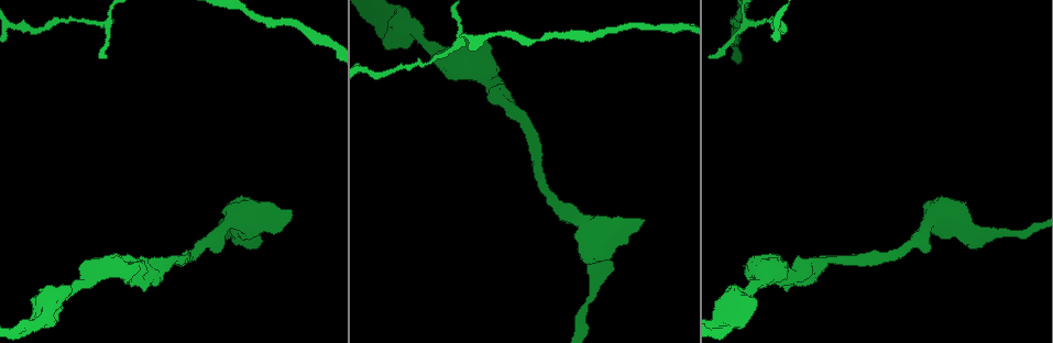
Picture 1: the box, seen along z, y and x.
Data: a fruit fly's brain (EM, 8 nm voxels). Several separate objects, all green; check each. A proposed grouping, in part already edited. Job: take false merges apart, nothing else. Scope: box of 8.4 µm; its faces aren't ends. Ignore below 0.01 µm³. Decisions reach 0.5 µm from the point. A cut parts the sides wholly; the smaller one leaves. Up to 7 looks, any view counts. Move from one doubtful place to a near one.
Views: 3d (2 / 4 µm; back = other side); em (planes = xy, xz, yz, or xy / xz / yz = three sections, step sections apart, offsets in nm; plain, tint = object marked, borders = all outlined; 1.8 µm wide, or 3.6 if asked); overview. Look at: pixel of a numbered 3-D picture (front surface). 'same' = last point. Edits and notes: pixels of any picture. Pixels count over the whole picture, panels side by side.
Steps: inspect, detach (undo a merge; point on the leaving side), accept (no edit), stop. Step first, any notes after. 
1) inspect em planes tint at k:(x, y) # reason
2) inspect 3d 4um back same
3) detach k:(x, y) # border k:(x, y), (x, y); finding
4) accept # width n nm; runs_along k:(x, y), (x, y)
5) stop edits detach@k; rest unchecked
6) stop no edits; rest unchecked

inspect em xz step 4 tint at 1:(460, 38) # a fork

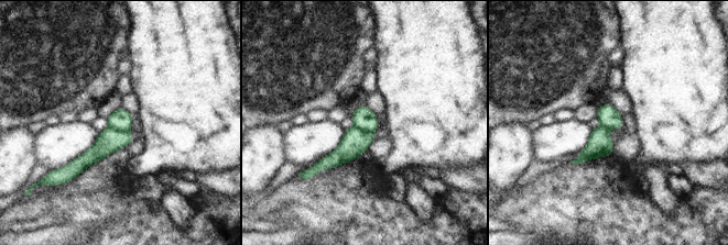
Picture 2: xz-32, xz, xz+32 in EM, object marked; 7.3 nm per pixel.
inspect em planes tint same

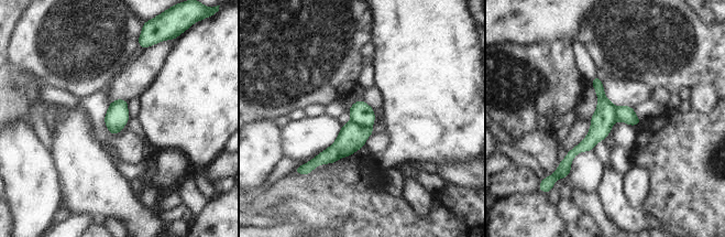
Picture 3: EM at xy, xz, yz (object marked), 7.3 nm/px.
detach 3:(352, 137) # width 170 nm; border 3:(351, 119), (361, 126), (370, 127); two neurons meet here

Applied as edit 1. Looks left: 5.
inspect overview

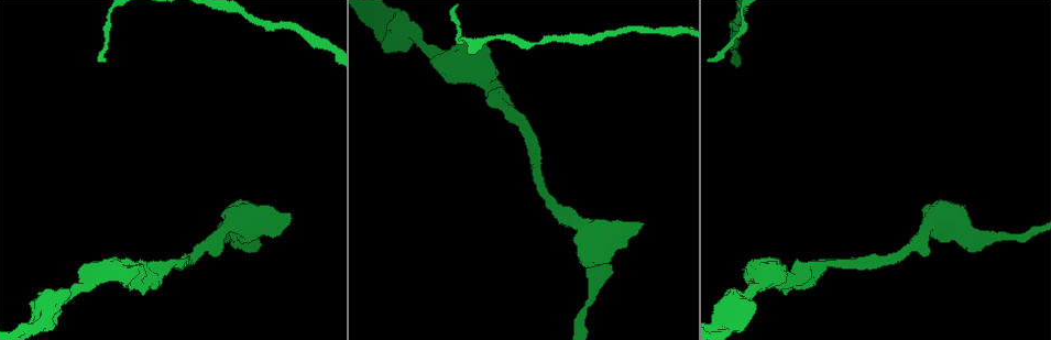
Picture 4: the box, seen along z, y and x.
inspect em planes tint at 4:(112, 267) # branch point

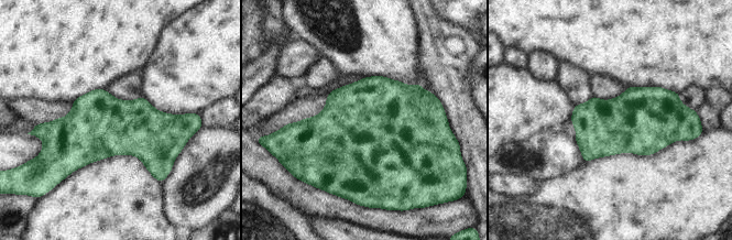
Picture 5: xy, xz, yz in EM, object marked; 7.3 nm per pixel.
accept # all the same neuron

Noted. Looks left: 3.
inspect em 3.6um yz step 16 tint at 4:(51, 304)

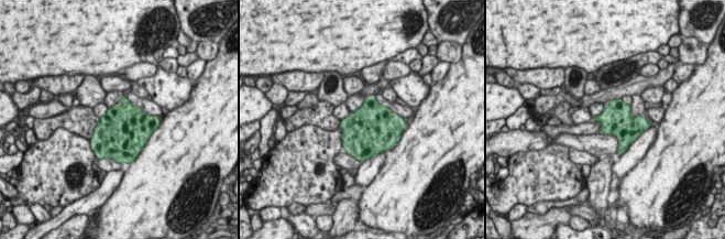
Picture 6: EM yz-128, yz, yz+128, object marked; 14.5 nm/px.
accept # width 440 nm; all the same neuron

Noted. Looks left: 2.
stop edits detach@3; rest unchecked

